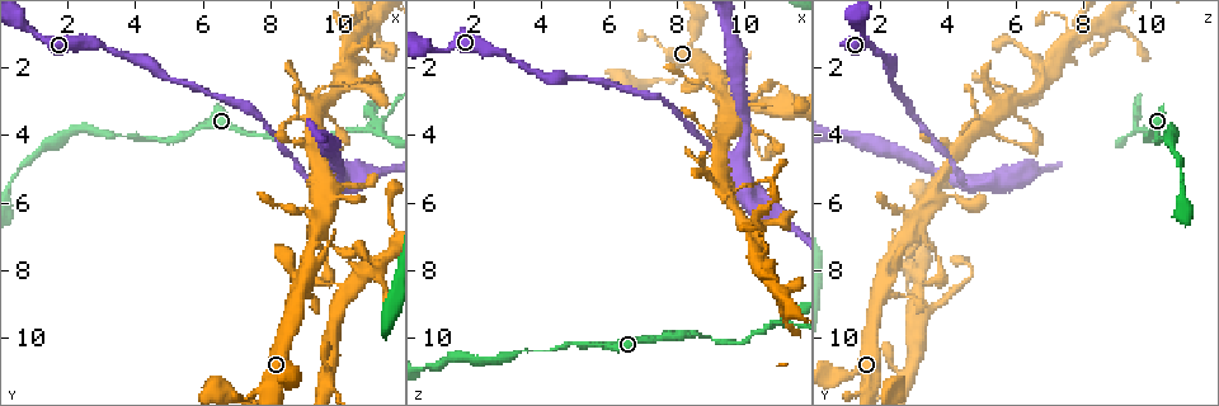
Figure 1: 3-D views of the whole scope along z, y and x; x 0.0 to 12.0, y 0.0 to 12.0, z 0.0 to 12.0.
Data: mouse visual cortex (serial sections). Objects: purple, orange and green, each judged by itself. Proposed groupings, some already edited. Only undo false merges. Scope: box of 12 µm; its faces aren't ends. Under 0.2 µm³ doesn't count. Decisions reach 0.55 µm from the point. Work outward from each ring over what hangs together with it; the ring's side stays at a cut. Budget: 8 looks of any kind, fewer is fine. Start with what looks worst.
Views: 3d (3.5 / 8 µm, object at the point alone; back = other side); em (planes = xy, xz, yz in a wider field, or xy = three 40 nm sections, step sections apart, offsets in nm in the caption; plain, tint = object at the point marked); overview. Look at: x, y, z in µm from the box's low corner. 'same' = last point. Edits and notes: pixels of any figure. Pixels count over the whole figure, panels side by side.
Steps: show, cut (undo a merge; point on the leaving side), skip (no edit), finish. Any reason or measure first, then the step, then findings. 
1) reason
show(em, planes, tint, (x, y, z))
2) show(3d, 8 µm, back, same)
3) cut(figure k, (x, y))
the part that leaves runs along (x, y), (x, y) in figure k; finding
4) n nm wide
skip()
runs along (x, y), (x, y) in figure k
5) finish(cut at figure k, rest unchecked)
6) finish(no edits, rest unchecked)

show(3d, 3.5 µm, (9.4, 6.8, 2.9))

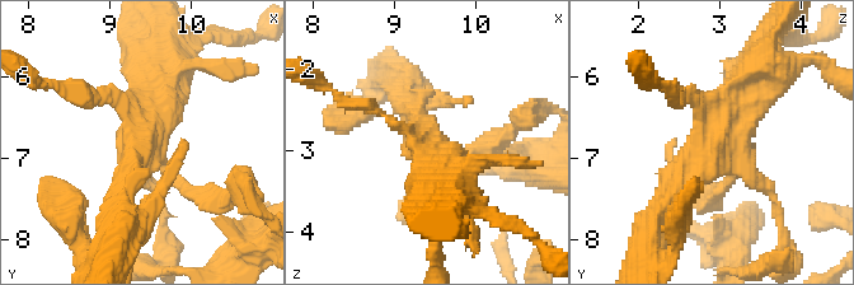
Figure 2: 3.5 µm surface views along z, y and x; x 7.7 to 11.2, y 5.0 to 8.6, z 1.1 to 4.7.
now the EM
show(em, xy, step 2, tint, (9.40, 6.75, 2.90))

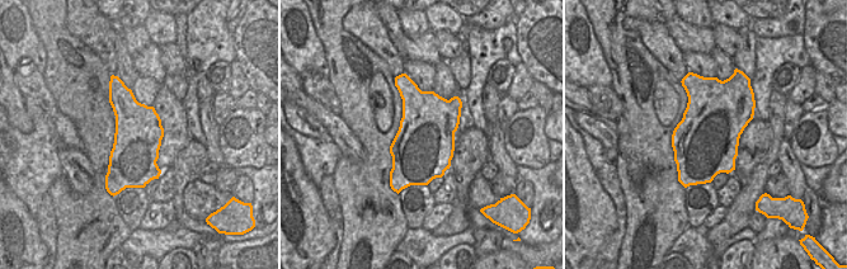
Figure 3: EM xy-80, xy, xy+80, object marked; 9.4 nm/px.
skip()
runs along (666, 204), (669, 188), (763, 68) in figure 2; all the same cell

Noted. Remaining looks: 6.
side arm on a straight run
show(3d, 3.5 µm, (10.7, 8.0, 3.1))

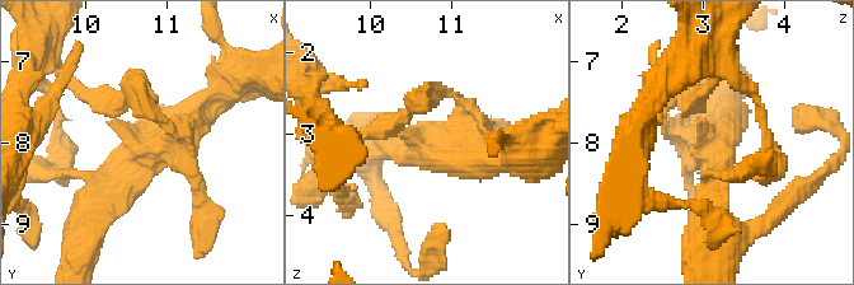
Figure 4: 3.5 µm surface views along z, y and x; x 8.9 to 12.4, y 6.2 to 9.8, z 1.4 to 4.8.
show(em, xy, step 5, tint, (10.70, 8.05, 3.15))

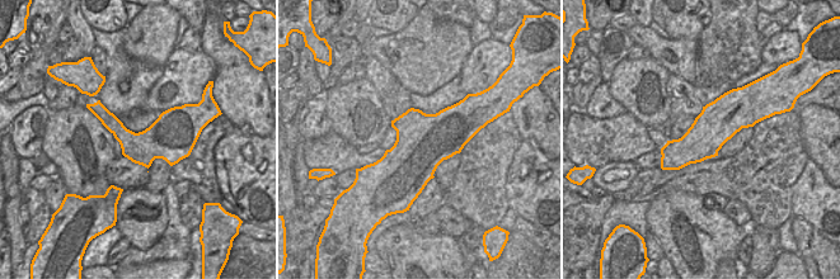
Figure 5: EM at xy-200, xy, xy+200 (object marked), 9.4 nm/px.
show(em, planes, tint, same)

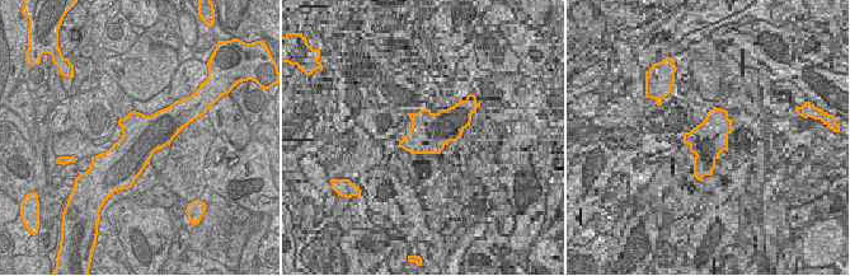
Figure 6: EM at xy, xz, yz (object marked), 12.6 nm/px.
skip()
runs along (81, 90), (140, 145), (89, 215) in figure 4; all the same cell

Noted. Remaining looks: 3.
thin neck
show(3d, 3.5 µm, (8.8, 4.3, 10.0))

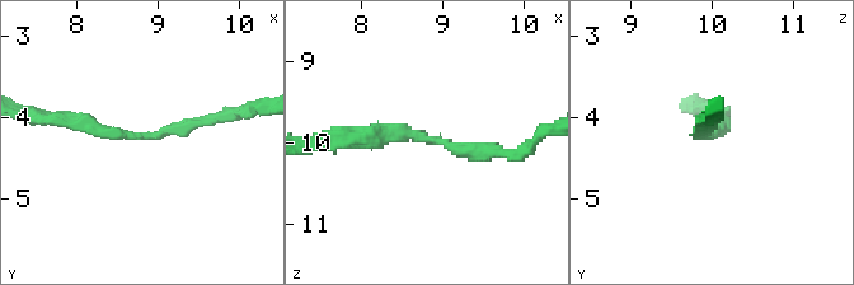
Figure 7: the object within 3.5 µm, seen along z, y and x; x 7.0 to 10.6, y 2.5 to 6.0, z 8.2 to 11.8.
arms of 200, 200 nm; need the tissue
show(em, xy, step 1, tint, (8.80, 4.25, 9.95))

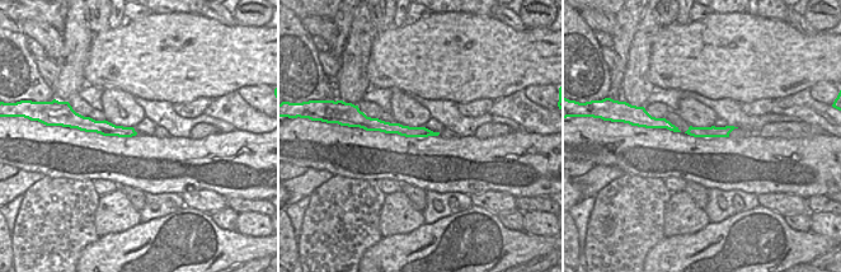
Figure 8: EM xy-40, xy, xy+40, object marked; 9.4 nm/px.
show(em, xy, step 3, tint, same)

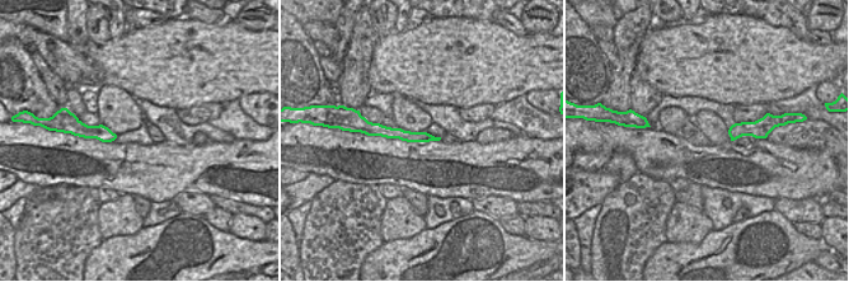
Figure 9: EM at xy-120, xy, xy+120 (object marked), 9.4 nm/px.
skip()
runs along (369, 127), (408, 136), (428, 137) in figure 9; all the same cell

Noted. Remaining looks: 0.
finish(no edits, rest unchecked)

